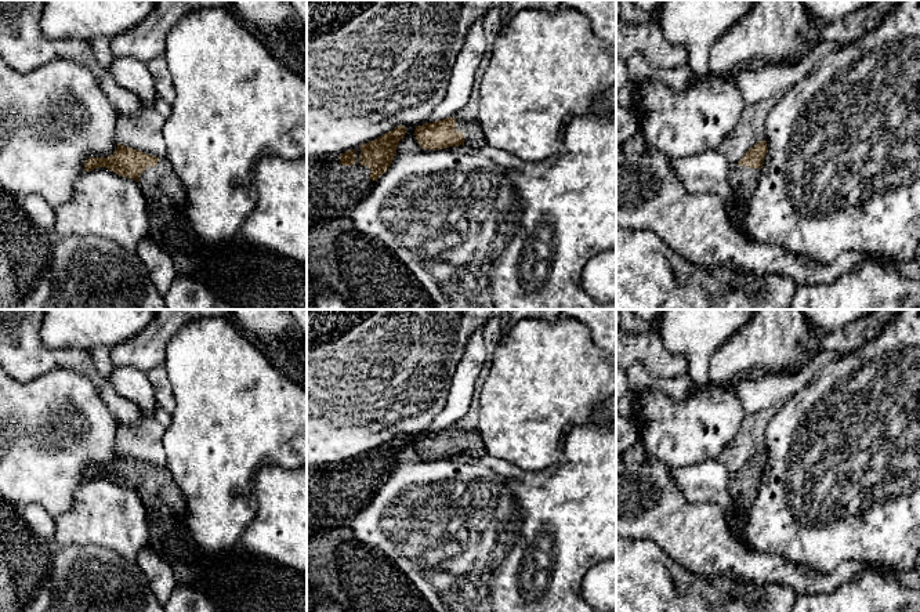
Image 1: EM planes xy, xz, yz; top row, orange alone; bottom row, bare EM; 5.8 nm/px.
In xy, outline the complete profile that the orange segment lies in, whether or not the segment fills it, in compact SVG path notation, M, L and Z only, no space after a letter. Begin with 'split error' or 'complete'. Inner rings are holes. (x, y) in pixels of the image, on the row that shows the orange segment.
split error; M117 144L108 157L88 157L84 170L106 167L117 175L135 180L146 199L149 238L173 260L177 274L189 276L207 286L218 298L233 309L307 309L307 264L296 262L254 243L249 243L239 232L222 243L206 243L189 227L185 218L186 193L184 185L167 157L156 157Z

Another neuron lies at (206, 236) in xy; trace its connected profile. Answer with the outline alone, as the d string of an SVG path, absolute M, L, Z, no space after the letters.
M206 7L195 10L184 17L166 36L164 55L169 72L174 83L175 98L171 102L171 113L163 126L166 141L166 157L181 180L185 193L185 218L189 227L206 243L222 243L231 239L245 224L257 203L254 187L254 166L264 156L279 156L286 160L296 160L307 156L307 80L293 73L287 66L262 44L257 36L243 26L225 7Z

